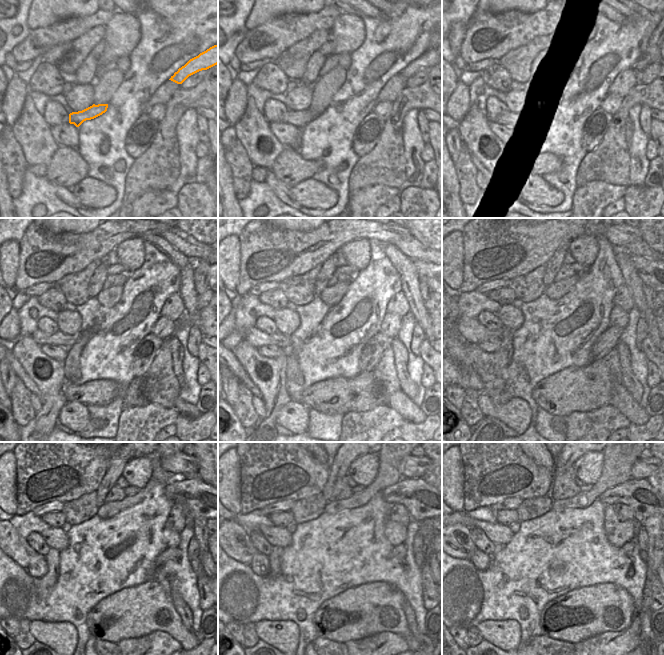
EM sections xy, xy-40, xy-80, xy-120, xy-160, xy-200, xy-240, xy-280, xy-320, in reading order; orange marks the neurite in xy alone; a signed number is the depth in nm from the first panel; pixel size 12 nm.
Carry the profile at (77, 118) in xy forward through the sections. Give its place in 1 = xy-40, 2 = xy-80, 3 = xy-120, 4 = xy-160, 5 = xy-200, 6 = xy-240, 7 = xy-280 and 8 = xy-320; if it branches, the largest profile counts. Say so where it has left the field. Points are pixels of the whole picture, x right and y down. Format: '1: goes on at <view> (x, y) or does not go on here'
1: goes on at xy-40 (299, 119)
2: goes on at xy-80 (509, 117)
3: goes on at xy-120 (62, 340)
4: goes on at xy-160 (254, 336)
5: goes on at xy-200 (474, 333)
6: goes on at xy-240 (14, 545)
7: goes on at xy-280 (238, 546)
8: goes on at xy-320 (462, 547)

